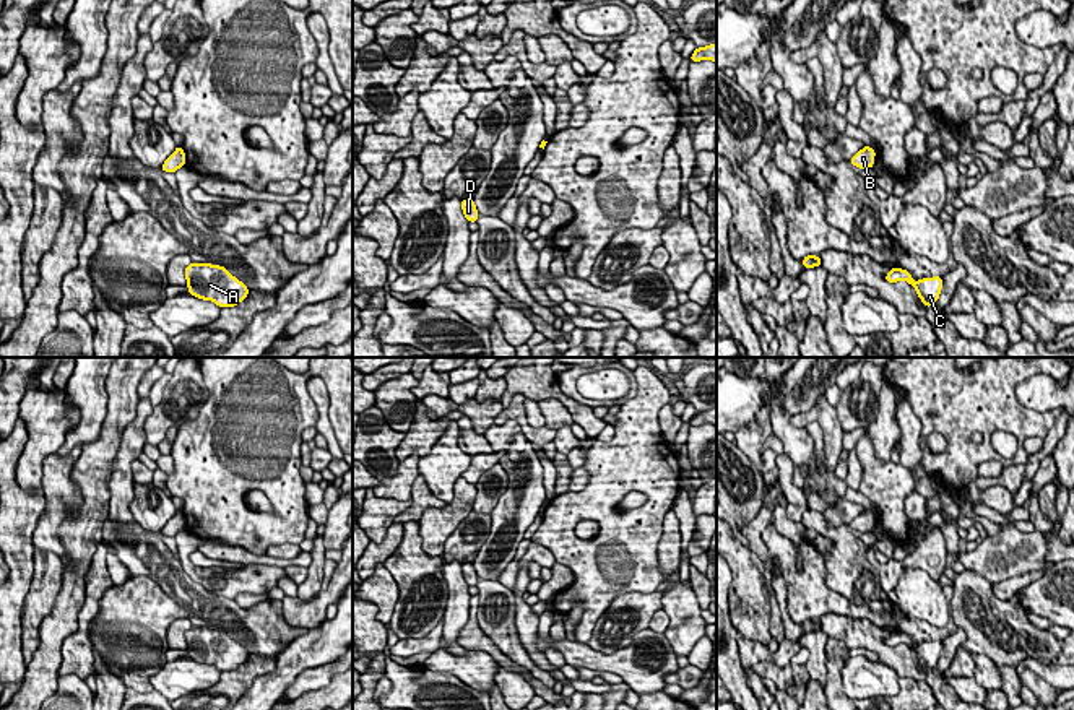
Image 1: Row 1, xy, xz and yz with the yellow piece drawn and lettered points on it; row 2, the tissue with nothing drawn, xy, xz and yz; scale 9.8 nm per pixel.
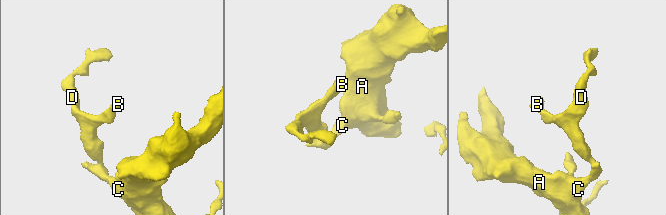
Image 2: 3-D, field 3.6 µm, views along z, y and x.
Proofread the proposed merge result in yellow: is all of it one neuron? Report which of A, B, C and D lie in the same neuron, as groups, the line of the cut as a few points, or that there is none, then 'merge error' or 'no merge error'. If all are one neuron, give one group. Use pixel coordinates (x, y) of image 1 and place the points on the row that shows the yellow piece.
A B C D | no cut | no merge error

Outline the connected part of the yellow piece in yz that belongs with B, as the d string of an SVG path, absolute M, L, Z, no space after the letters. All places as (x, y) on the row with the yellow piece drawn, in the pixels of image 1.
M864 146L863 149L860 149L851 159L850 162L860 169L869 169L874 166L874 156L876 151L871 146Z

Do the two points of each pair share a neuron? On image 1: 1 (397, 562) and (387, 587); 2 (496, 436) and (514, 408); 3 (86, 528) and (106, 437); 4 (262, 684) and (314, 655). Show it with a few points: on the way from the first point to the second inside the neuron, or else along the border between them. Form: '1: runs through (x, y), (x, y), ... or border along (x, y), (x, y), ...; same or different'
1: border along (382, 564), (398, 588), (398, 600), (392, 614); different
2: border along (494, 424), (514, 419), (522, 431); different
3: runs through (95, 506), (95, 460); same
4: runs through (275, 681), (301, 655); same

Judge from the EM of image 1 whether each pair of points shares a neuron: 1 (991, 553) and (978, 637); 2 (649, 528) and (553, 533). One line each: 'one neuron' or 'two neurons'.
1: two neurons
2: one neuron

